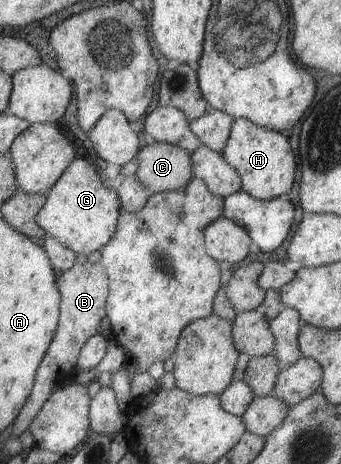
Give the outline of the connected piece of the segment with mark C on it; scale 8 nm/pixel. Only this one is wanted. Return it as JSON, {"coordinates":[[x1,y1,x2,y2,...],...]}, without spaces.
{"coordinates":[[154,141,135,154,136,177,150,194,184,191,192,178,189,152,170,143]]}

